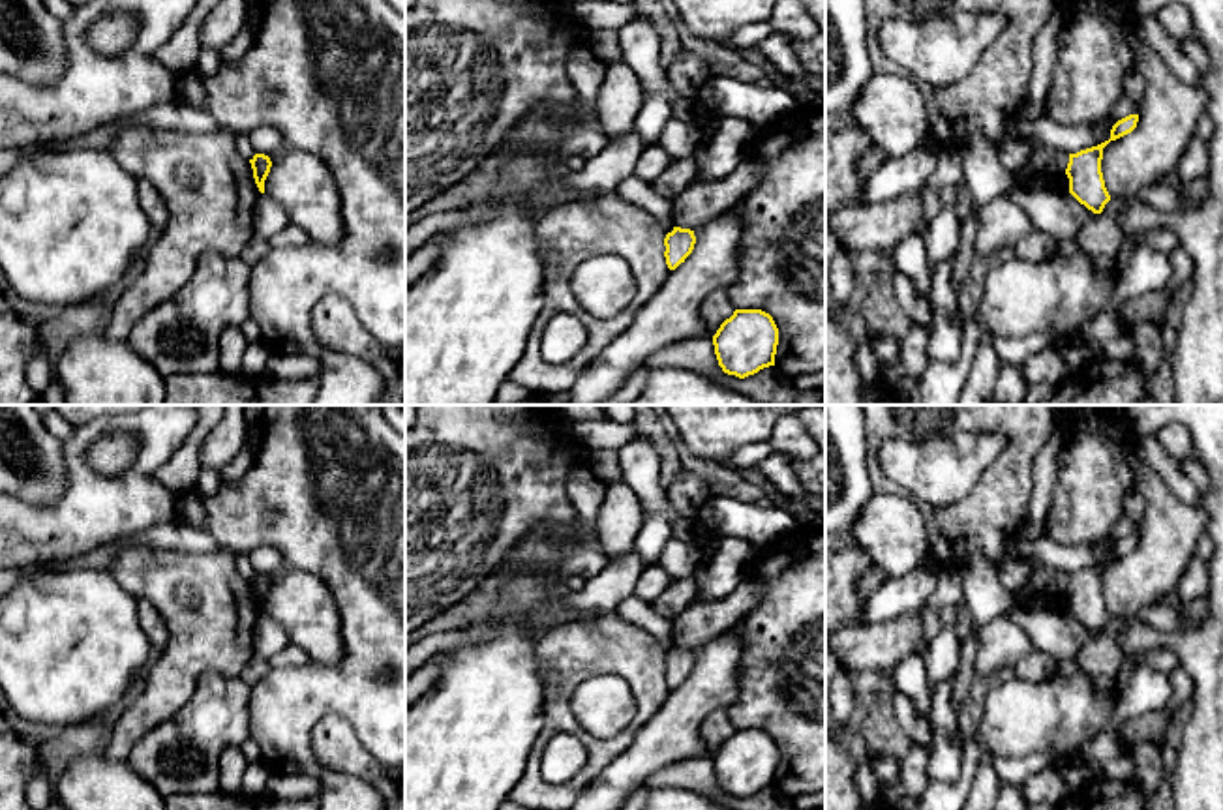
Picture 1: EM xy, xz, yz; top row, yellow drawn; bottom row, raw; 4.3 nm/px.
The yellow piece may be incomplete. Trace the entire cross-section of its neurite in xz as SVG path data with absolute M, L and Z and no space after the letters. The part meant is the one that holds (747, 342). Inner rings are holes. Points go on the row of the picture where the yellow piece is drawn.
M735 309L713 336L713 345L722 371L745 379L775 366L778 328L762 309Z

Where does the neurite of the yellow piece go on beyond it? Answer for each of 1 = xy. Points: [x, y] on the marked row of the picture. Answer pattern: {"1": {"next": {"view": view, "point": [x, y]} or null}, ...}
{"1": {"next": null}}

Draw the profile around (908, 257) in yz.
M913 234L887 251L891 268L910 278L923 296L930 300L932 276L929 274L923 236Z

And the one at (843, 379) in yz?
M825 306L825 405L902 405L889 384L863 386L857 347Z

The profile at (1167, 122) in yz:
M1135 30L1129 32L1127 43L1135 69L1146 79L1146 92L1137 128L1103 148L1101 172L1110 199L1137 199L1142 188L1159 182L1165 172L1176 171L1197 133L1199 118L1208 111L1206 94L1199 82L1182 82Z

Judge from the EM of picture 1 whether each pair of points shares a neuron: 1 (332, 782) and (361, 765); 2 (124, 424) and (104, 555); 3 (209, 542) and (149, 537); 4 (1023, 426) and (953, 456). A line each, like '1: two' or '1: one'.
1: two
2: two
3: one
4: two

